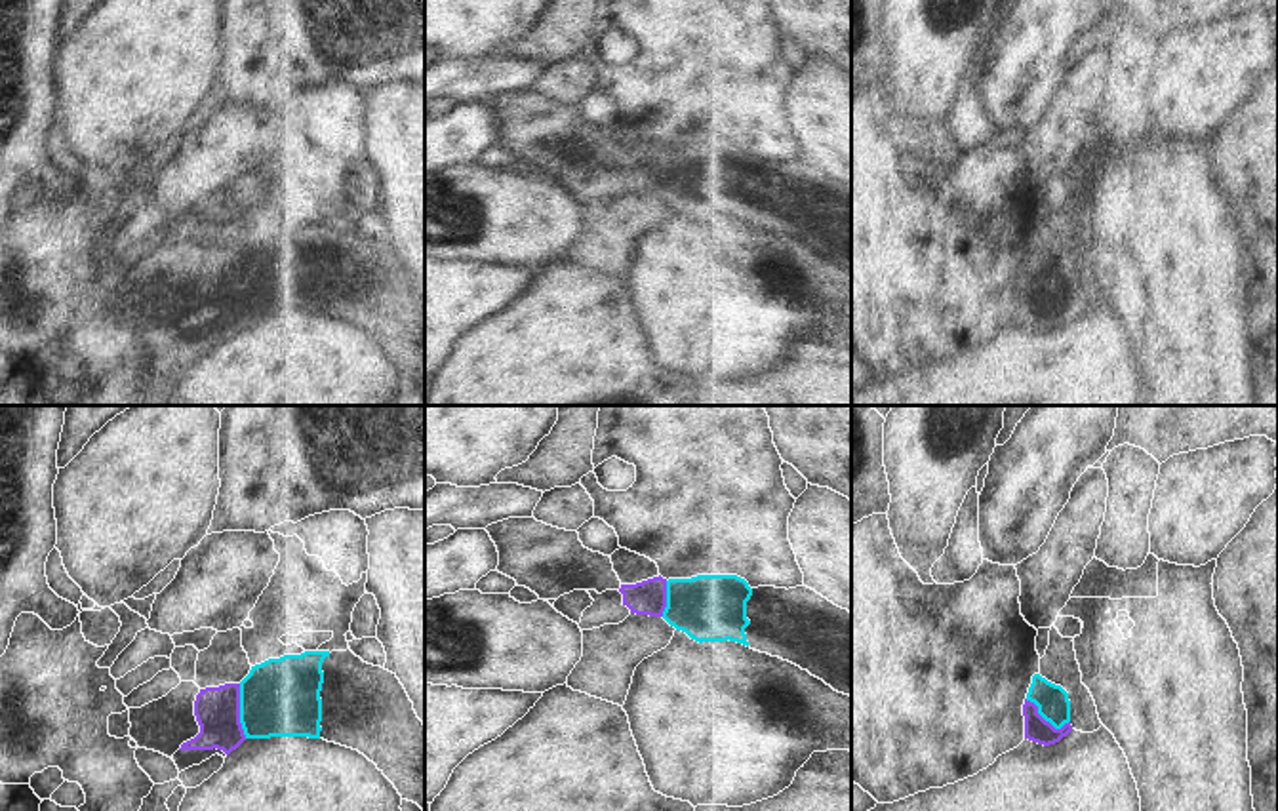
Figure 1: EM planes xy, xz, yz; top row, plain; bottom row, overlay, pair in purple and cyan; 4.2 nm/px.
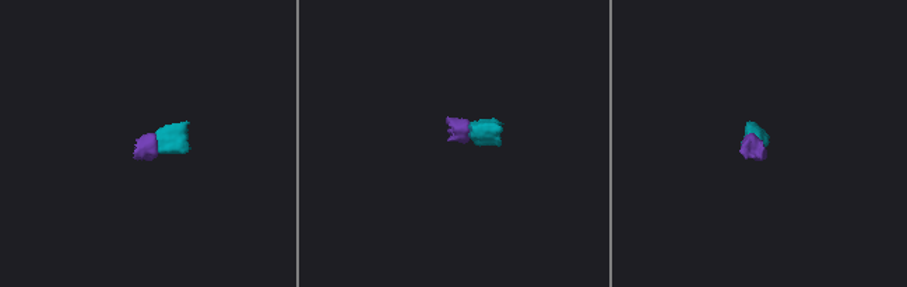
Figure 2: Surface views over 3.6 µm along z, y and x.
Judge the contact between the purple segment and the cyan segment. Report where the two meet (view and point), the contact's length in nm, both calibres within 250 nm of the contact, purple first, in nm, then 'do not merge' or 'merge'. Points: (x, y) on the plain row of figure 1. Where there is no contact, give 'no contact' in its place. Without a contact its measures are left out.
meets purple in xy at (239, 284); contact 240 nm long; 190 nm thick on the purple side, 340 nm on the other; merge

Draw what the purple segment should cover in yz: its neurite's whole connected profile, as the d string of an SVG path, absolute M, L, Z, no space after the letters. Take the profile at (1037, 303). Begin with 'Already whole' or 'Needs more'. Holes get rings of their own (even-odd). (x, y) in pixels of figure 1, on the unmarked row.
Needs more. M1040 247L1032 249L1025 278L1025 312L1049 320L1072 305L1068 267Z

